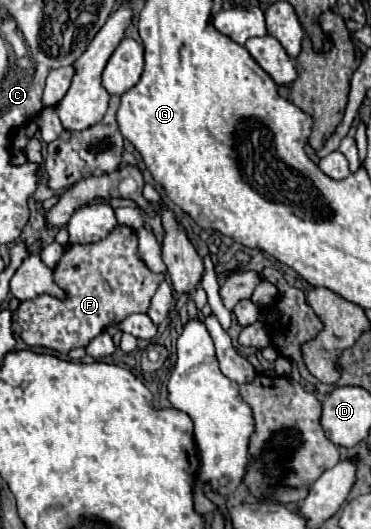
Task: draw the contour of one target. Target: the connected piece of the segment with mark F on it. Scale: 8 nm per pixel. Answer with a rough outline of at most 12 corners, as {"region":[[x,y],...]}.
{"region":[[116,226],[54,268],[68,300],[18,308],[20,338],[68,354],[148,312],[164,280]]}

